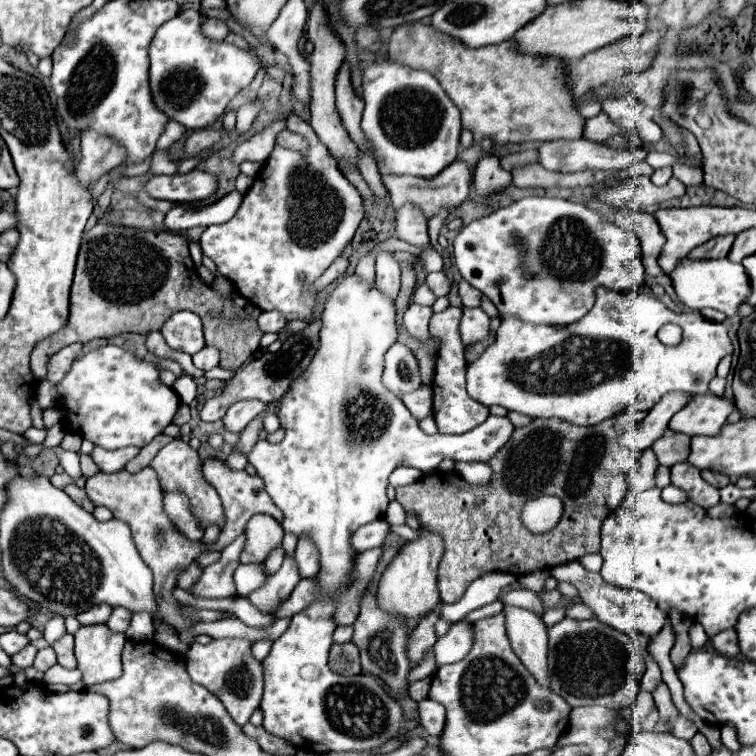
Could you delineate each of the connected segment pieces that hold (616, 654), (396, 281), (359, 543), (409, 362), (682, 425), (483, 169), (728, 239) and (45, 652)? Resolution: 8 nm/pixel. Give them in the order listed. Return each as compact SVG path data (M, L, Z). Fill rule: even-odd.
M562 619L560 623L548 627L548 637L550 689L556 695L564 697L570 707L604 705L610 709L622 709L634 705L634 699L640 689L640 679L646 671L636 639L614 631L612 627L596 619ZM616 667L626 669L614 671Z
M382 253L376 259L376 287L384 297L392 297L392 301L396 299L400 289L400 267L392 253Z
M376 519L376 521L360 527L356 533L352 533L350 545L352 545L352 549L356 549L356 553L362 553L366 549L380 547L388 533L390 533L390 527L386 525L386 521L384 519Z
M394 343L392 349L388 349L382 381L384 381L384 387L400 399L406 393L420 389L422 381L420 381L416 359L404 345Z
M712 393L696 395L684 409L680 409L668 423L676 433L684 435L714 435L726 423L726 417L734 411L730 401Z
M482 153L474 171L474 187L478 195L490 195L502 191L512 181L510 171L500 167L500 161L494 159L492 153Z
M724 235L724 237L714 237L712 241L706 241L704 245L698 245L692 249L688 257L692 259L720 259L726 257L726 253L732 249L732 241L736 235Z
M52 647L40 649L38 655L36 655L36 659L34 659L34 667L44 673L44 671L48 671L52 665L56 665L56 653L54 653L54 649L52 649Z

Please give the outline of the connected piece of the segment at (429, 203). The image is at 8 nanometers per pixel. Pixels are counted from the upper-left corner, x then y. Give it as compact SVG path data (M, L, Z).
M454 161L452 165L448 165L446 169L442 169L436 177L430 177L430 179L424 179L424 177L408 177L408 175L402 175L402 177L382 177L382 183L384 187L388 189L388 195L392 199L392 205L394 209L402 207L406 201L410 203L416 203L422 207L424 215L430 219L440 207L456 207L460 205L466 197L468 197L468 191L470 191L470 171L468 171L468 165L464 161Z

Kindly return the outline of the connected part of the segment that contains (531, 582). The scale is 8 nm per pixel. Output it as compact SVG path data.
M538 569L538 571L532 571L532 573L520 575L518 583L520 583L520 587L524 587L524 589L528 589L532 593L540 593L544 589L544 583L546 583L548 577L550 577L548 569Z

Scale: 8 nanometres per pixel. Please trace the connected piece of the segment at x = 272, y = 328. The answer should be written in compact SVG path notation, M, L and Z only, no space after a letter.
M262 311L258 317L258 327L262 333L280 333L286 323L286 317L276 311Z

